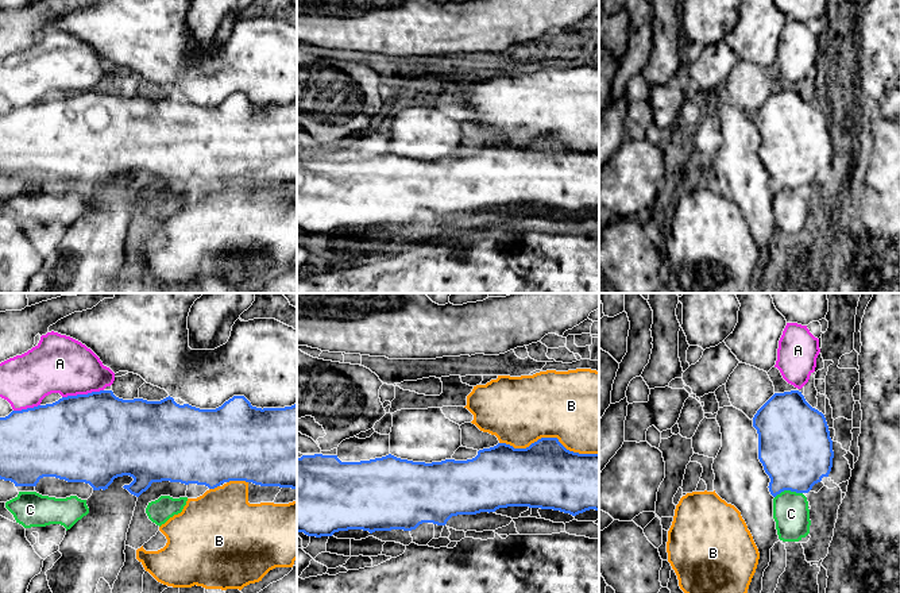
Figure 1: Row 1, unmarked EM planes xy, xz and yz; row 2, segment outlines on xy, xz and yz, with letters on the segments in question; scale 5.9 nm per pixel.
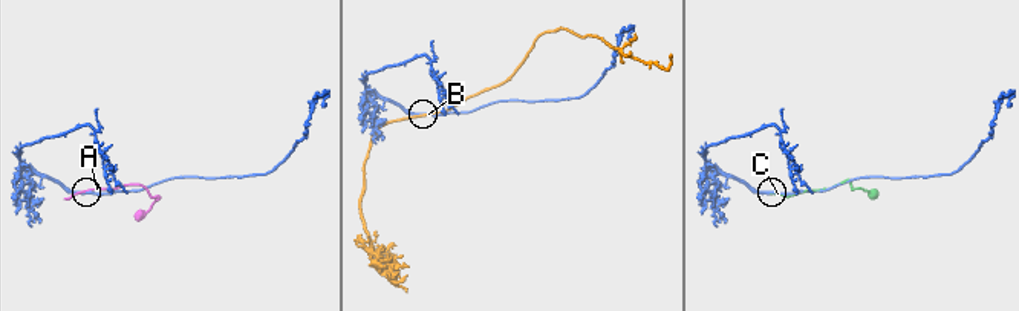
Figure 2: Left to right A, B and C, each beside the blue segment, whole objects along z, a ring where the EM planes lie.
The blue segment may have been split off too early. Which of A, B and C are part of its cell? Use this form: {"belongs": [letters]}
{"belongs": ["C"]}

